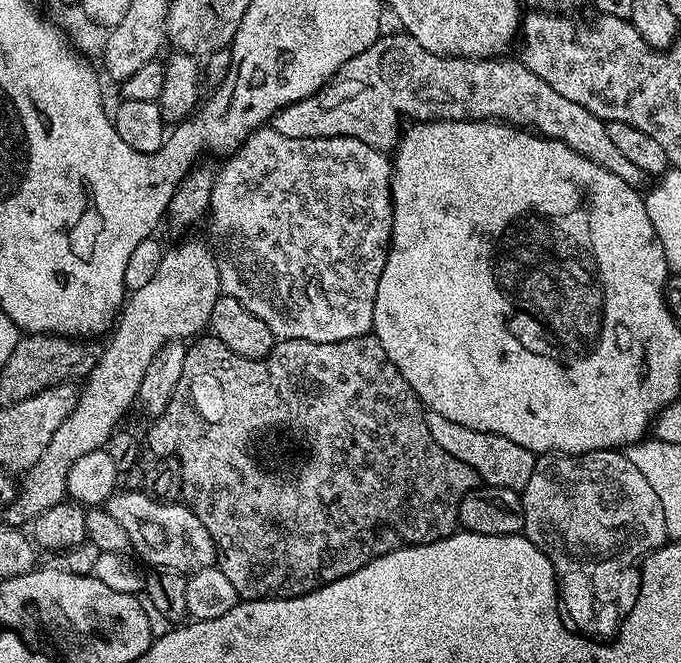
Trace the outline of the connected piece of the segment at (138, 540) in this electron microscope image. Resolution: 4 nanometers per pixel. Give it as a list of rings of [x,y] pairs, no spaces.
[[[117,490],[108,499],[106,510],[110,518],[114,518],[114,522],[118,522],[122,530],[126,530],[131,551],[145,565],[152,564],[148,566],[156,570],[169,568],[172,572],[191,574],[203,568],[211,568],[217,563],[216,543],[214,538],[210,538],[210,530],[206,530],[206,526],[198,522],[187,504],[162,504],[159,500],[153,500],[147,491],[139,491]]]

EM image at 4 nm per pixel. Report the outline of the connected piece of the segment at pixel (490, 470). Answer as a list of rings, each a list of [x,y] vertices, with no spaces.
[[[429,411],[427,417],[434,442],[438,442],[438,446],[442,446],[446,454],[458,458],[458,462],[466,462],[466,466],[478,473],[487,487],[509,488],[523,493],[526,482],[530,482],[530,474],[534,474],[537,453],[526,450],[526,446],[518,446],[518,442],[510,442],[510,438],[502,438],[498,434],[482,430],[470,430],[470,426],[450,422],[450,418],[442,418],[442,414],[437,412]]]

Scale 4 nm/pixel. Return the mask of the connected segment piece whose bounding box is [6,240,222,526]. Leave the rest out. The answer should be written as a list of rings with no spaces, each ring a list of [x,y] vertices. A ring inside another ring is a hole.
[[[188,240],[185,244],[178,245],[173,252],[172,249],[165,251],[158,271],[150,278],[150,282],[146,282],[146,286],[142,286],[139,290],[131,292],[125,299],[118,313],[118,323],[107,337],[108,345],[106,343],[103,345],[99,362],[83,381],[84,389],[82,387],[79,389],[74,410],[68,415],[66,422],[58,426],[54,438],[50,438],[50,446],[42,450],[42,458],[38,458],[38,462],[34,462],[34,466],[30,466],[27,472],[23,473],[21,480],[24,481],[19,481],[16,498],[6,509],[9,525],[27,525],[35,520],[38,514],[42,514],[42,510],[50,510],[50,506],[65,499],[70,466],[74,466],[74,462],[78,462],[82,454],[90,454],[94,450],[104,448],[113,432],[123,425],[120,423],[123,422],[124,415],[131,410],[132,404],[134,408],[137,403],[142,376],[146,374],[146,368],[150,366],[154,354],[158,354],[158,350],[162,350],[162,346],[166,343],[183,341],[185,339],[183,336],[199,337],[208,328],[214,302],[218,302],[221,295],[218,262],[215,251],[209,245],[207,248],[200,240]]]

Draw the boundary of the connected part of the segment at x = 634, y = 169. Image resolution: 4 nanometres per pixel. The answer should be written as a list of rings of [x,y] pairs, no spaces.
[[[381,35],[370,50],[350,58],[310,98],[302,98],[276,113],[270,127],[278,134],[286,134],[286,138],[349,136],[388,154],[400,142],[400,115],[409,116],[412,122],[493,119],[560,140],[627,184],[640,186],[646,180],[646,174],[610,142],[605,121],[590,114],[586,106],[558,94],[550,82],[542,82],[519,59],[439,56],[426,46],[418,46],[412,36],[399,35]]]

